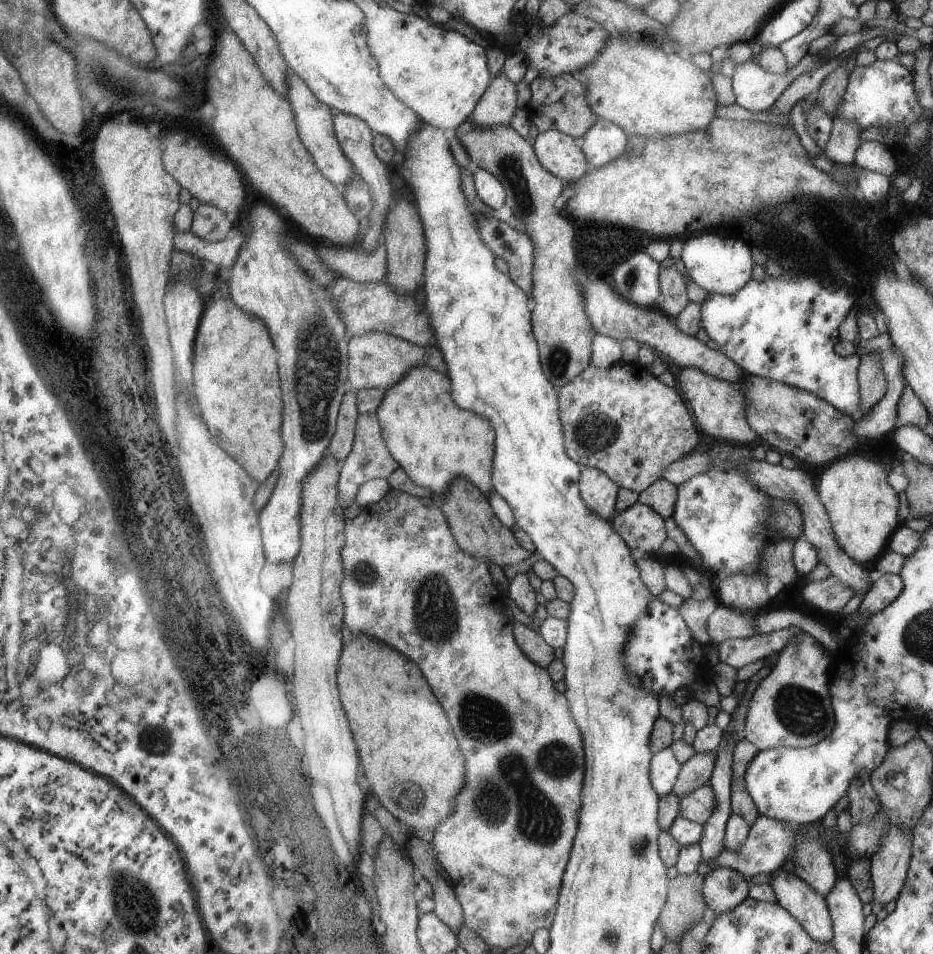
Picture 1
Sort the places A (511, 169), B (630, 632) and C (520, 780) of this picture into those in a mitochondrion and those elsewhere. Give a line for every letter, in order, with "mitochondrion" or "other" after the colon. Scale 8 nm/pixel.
A: mitochondrion
B: other
C: mitochondrion

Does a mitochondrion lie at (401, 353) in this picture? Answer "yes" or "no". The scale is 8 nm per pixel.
no

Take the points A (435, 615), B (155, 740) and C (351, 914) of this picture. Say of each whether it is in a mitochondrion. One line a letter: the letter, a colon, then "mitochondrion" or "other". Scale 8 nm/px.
A: mitochondrion
B: mitochondrion
C: mitochondrion

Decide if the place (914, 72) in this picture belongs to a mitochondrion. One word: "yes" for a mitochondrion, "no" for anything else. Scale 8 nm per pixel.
no

